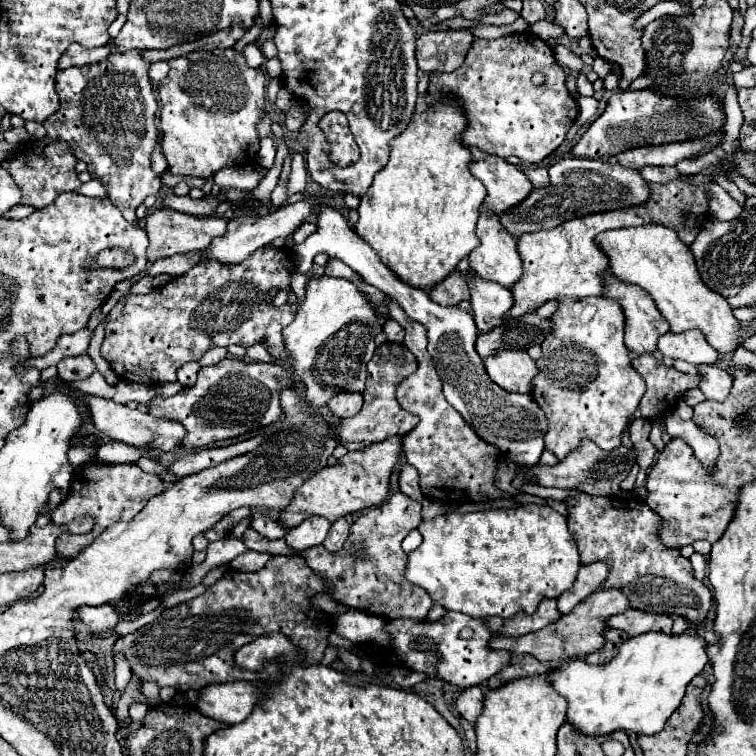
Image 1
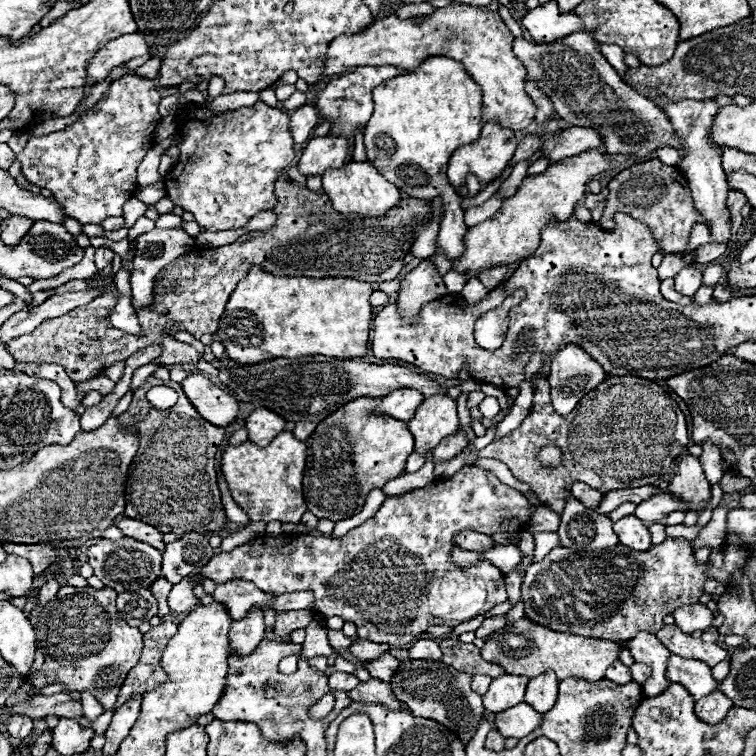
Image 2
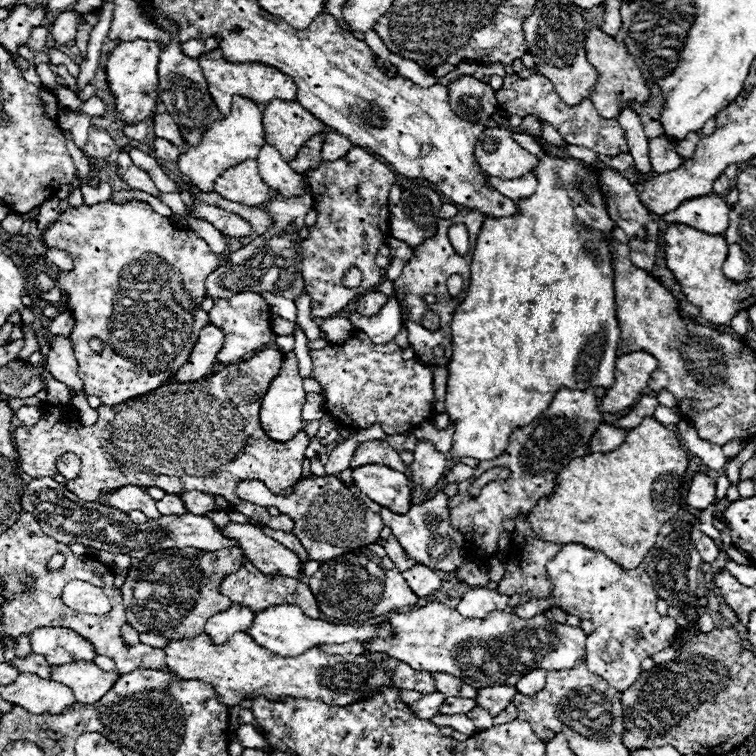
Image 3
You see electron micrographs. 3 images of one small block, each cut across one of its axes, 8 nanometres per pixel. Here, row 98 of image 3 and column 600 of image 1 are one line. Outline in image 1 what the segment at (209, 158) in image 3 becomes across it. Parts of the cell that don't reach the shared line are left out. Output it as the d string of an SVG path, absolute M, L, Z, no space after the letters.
M660 224L640 228L618 228L600 232L594 242L608 256L612 272L622 282L636 284L652 296L656 308L670 324L672 332L684 332L690 328L702 330L706 340L720 354L734 352L738 348L740 322L732 316L732 308L728 306L726 298L706 288L706 284L700 280L690 248L676 236L674 230Z

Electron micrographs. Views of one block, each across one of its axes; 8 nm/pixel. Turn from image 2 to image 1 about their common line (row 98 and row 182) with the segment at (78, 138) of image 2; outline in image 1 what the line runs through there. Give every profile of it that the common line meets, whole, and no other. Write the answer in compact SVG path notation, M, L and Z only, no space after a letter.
M136 50L130 54L112 52L104 66L66 68L56 76L56 90L62 106L54 118L44 122L50 140L66 142L78 160L88 164L94 180L102 182L108 200L120 208L130 224L138 224L136 208L146 196L158 194L162 188L160 176L150 168L150 154L158 140L156 130L156 98L148 78L150 64Z

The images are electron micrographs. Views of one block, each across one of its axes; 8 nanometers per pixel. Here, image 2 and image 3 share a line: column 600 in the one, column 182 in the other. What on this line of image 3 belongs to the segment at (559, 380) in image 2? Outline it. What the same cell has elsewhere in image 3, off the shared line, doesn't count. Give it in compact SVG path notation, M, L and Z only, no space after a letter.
M208 324L200 330L198 342L188 358L188 362L178 370L178 374L172 378L172 382L196 382L208 376L210 368L216 362L216 354L222 350L224 344L224 332L214 326Z

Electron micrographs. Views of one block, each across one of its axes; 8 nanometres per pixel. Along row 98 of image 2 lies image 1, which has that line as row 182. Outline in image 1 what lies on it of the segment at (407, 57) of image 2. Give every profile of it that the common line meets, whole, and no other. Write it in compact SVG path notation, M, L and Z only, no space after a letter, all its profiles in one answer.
M492 154L486 160L472 162L470 172L486 186L488 196L484 204L496 214L508 212L534 190L532 182L518 166L512 166L504 158Z

